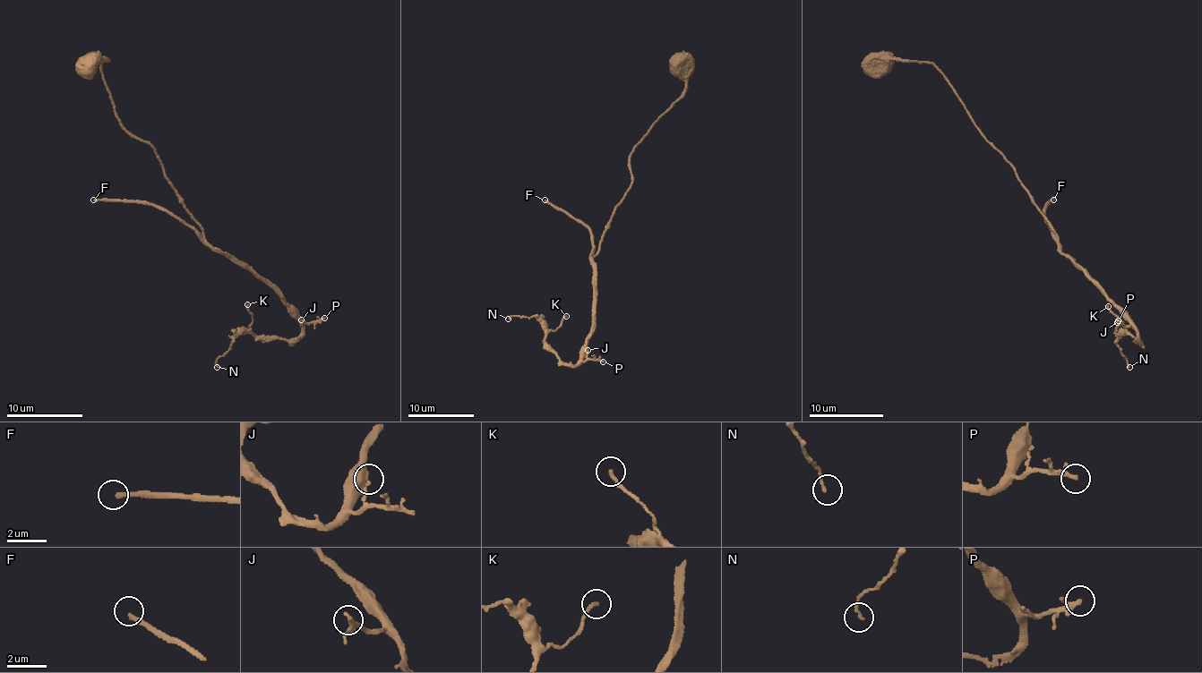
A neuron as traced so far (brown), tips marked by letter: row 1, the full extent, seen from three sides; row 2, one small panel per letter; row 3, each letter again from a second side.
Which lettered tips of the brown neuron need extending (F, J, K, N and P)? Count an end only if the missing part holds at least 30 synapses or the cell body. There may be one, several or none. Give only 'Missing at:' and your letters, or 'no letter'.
Missing at: F

